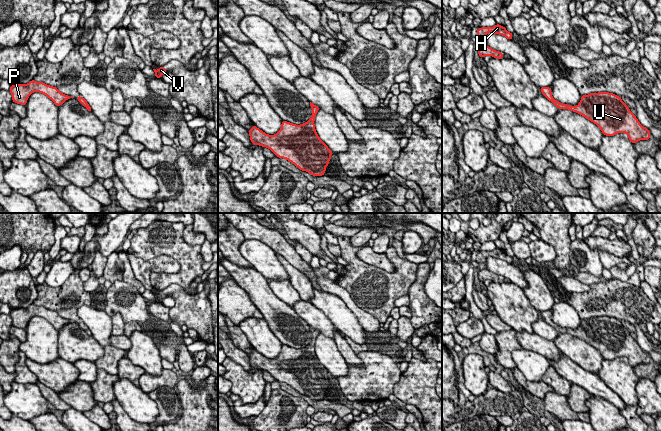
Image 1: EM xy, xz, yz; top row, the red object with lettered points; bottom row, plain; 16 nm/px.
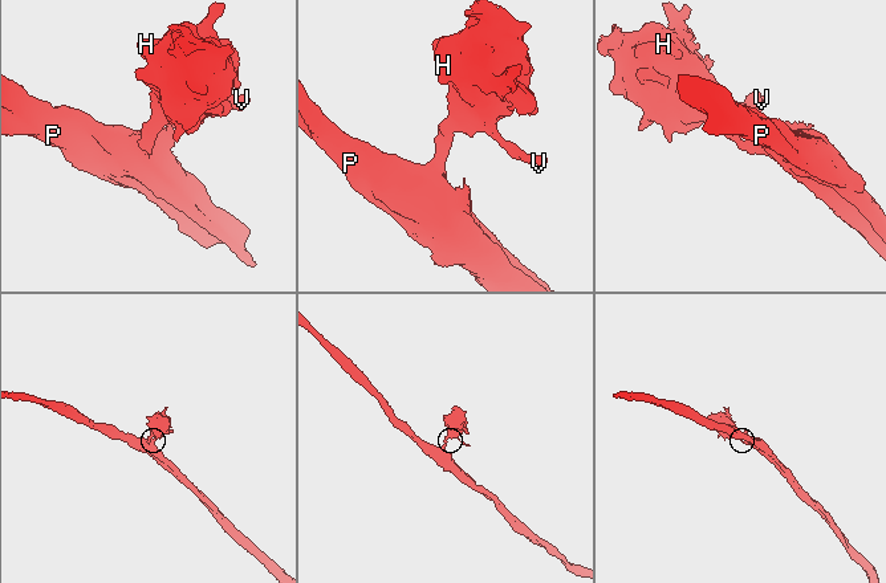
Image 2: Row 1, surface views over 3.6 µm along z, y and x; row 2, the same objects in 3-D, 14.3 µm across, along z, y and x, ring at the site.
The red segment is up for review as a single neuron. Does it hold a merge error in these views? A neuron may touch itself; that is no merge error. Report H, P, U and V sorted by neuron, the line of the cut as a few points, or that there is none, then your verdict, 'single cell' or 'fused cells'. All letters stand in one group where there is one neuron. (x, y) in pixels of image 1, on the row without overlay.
H P U V; no cut; single cell

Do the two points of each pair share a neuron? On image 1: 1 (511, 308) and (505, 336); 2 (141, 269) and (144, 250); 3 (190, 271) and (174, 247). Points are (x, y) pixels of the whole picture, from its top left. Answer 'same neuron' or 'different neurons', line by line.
1: different neurons
2: different neurons
3: same neuron

